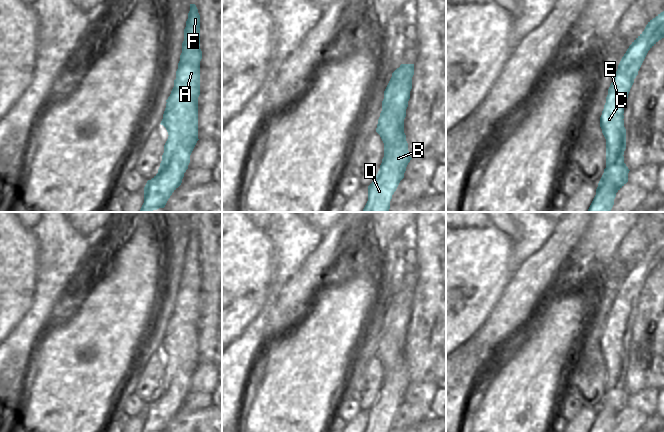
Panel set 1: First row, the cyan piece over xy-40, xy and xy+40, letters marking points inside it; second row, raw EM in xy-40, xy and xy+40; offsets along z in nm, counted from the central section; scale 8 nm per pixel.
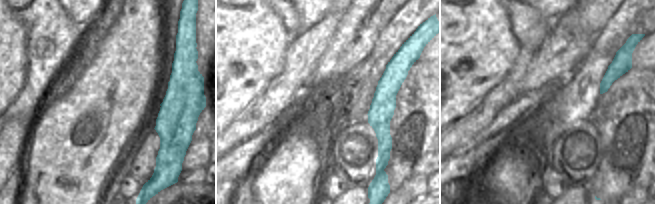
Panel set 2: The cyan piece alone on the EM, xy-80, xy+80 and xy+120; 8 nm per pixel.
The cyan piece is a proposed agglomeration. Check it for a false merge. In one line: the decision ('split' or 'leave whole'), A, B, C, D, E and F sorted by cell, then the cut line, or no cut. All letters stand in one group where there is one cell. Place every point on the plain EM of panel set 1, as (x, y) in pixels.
split; A B D F / C E; cut in xy along (395, 294), (391, 333), (399, 355), (384, 370)

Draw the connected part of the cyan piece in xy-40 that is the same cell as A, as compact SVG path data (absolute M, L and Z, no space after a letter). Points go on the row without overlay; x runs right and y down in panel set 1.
M190 228L190 235L184 253L182 277L176 295L171 323L166 327L163 340L169 357L164 369L162 385L158 397L148 404L144 411L144 427L141 432L164 432L172 417L181 409L184 397L190 387L190 379L198 363L198 321L200 319L200 239L195 228Z

